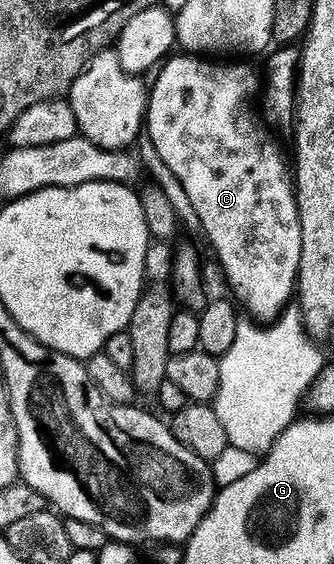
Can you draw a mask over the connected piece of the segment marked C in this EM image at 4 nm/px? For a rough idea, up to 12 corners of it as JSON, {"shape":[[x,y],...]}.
{"shape":[[172,54],[146,135],[239,307],[289,307],[290,164],[248,64]]}

